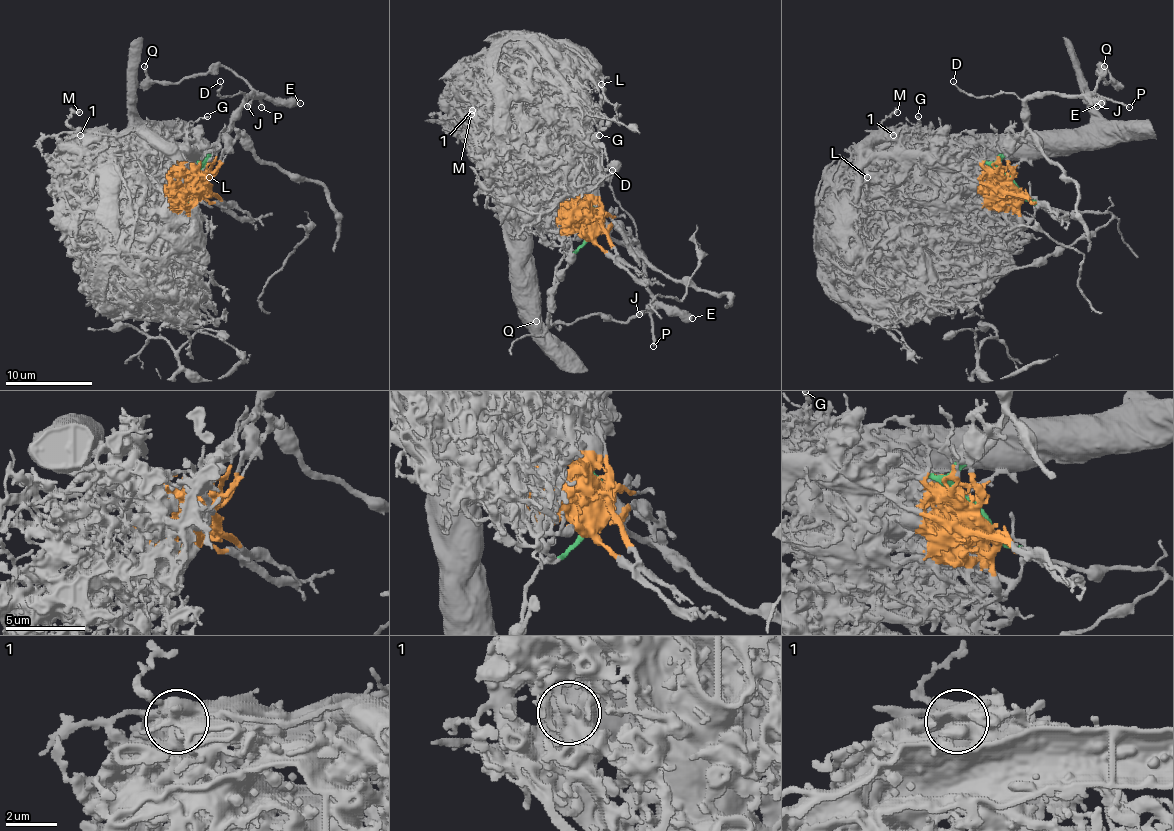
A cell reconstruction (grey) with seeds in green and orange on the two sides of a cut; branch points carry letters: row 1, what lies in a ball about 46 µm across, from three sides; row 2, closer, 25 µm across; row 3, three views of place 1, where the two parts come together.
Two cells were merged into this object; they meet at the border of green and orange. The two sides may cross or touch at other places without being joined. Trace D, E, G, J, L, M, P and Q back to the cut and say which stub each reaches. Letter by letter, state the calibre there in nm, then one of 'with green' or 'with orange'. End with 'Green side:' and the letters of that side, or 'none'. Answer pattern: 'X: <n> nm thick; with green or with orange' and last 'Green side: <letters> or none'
D: 110 nm thick; with green
E: 550 nm thick; with green
G: 200 nm thick; with orange
J: 320 nm thick; with green
L: 240 nm thick; with orange
M: 280 nm thick; with orange
P: 220 nm thick; with green
Q: 220 nm thick; with green
Green side: D, E, J, P, Q

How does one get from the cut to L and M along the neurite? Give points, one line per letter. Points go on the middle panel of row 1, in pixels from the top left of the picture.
L: (589, 227), (582, 212), (584, 188), (571, 121), (576, 117), (578, 89), (582, 84), (602, 84)
M: (589, 227), (580, 223), (459, 99), (472, 115)

